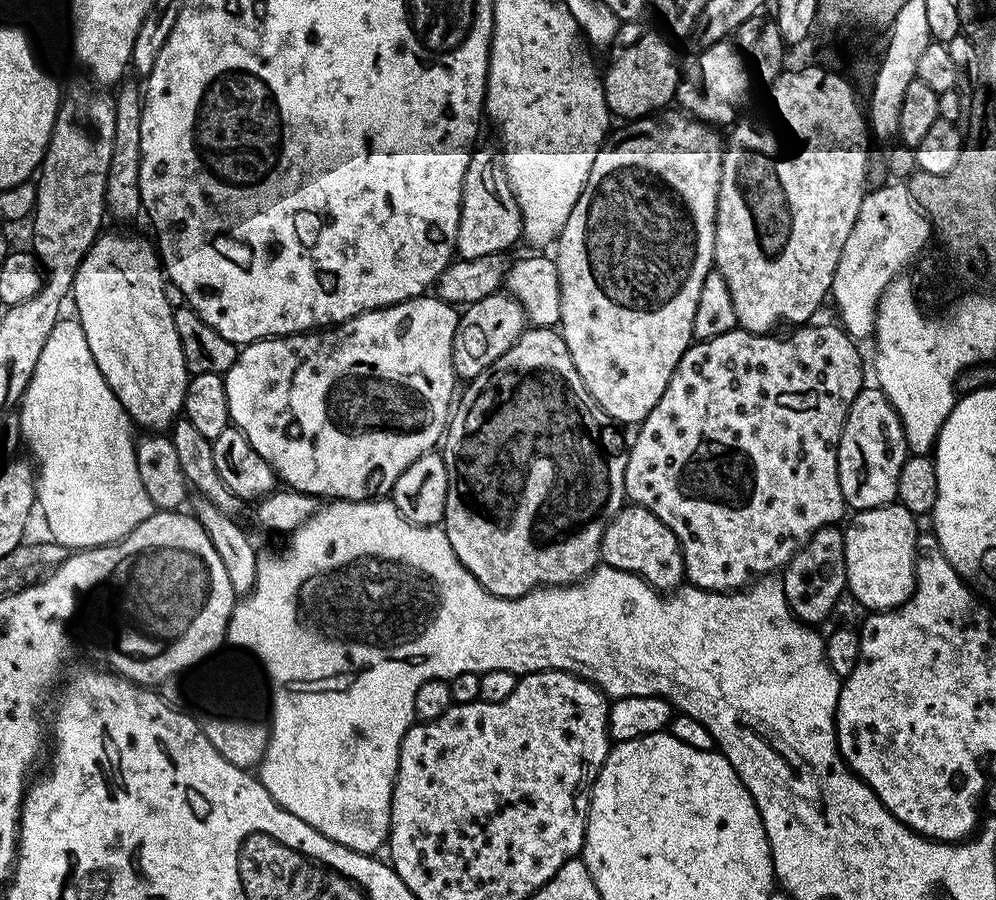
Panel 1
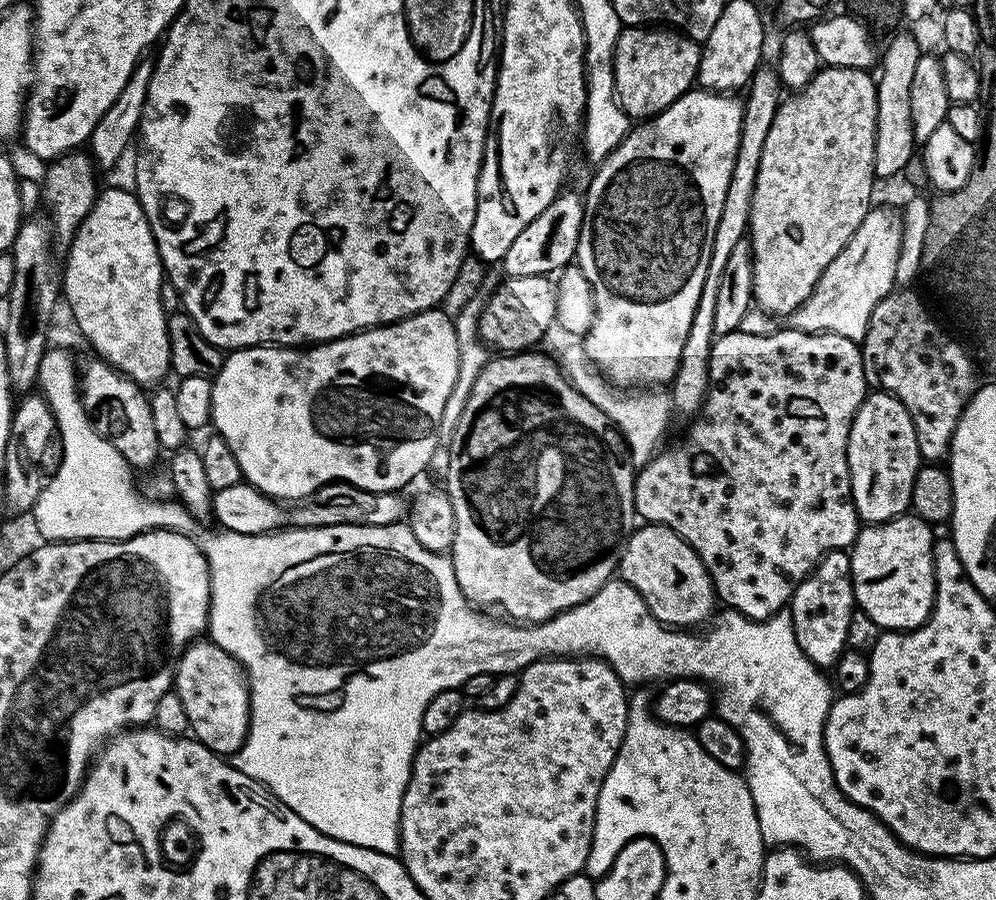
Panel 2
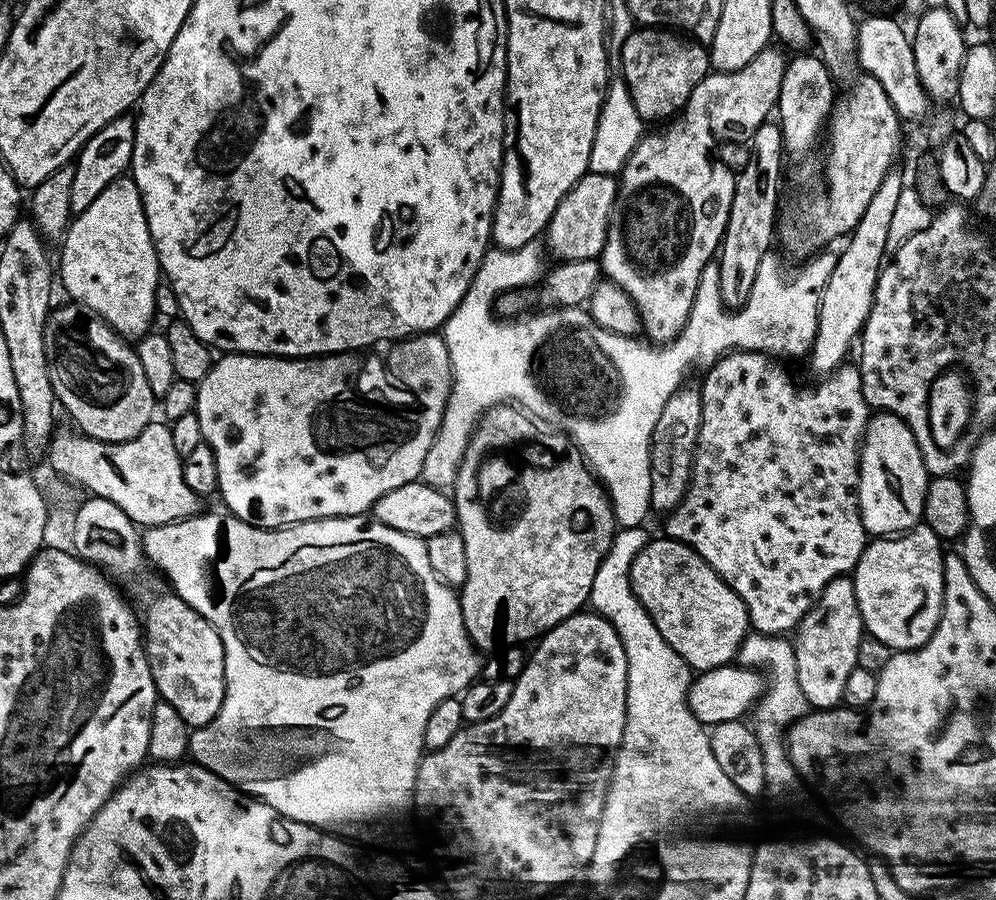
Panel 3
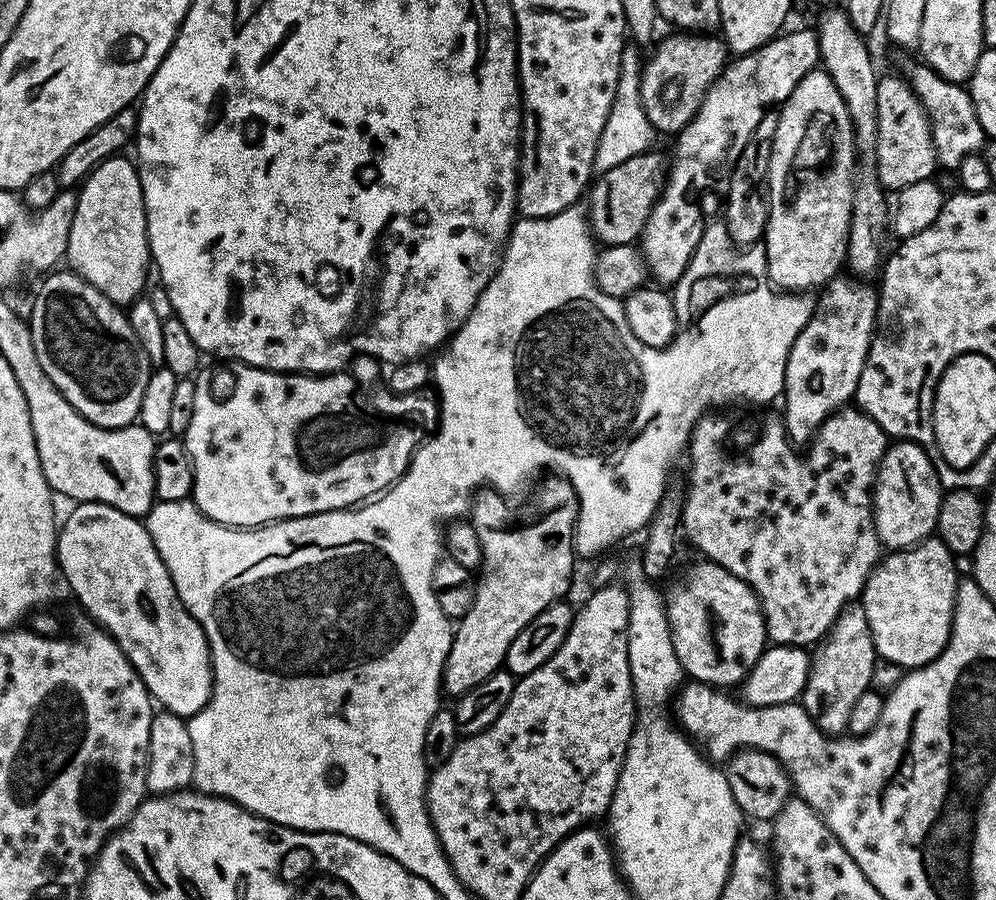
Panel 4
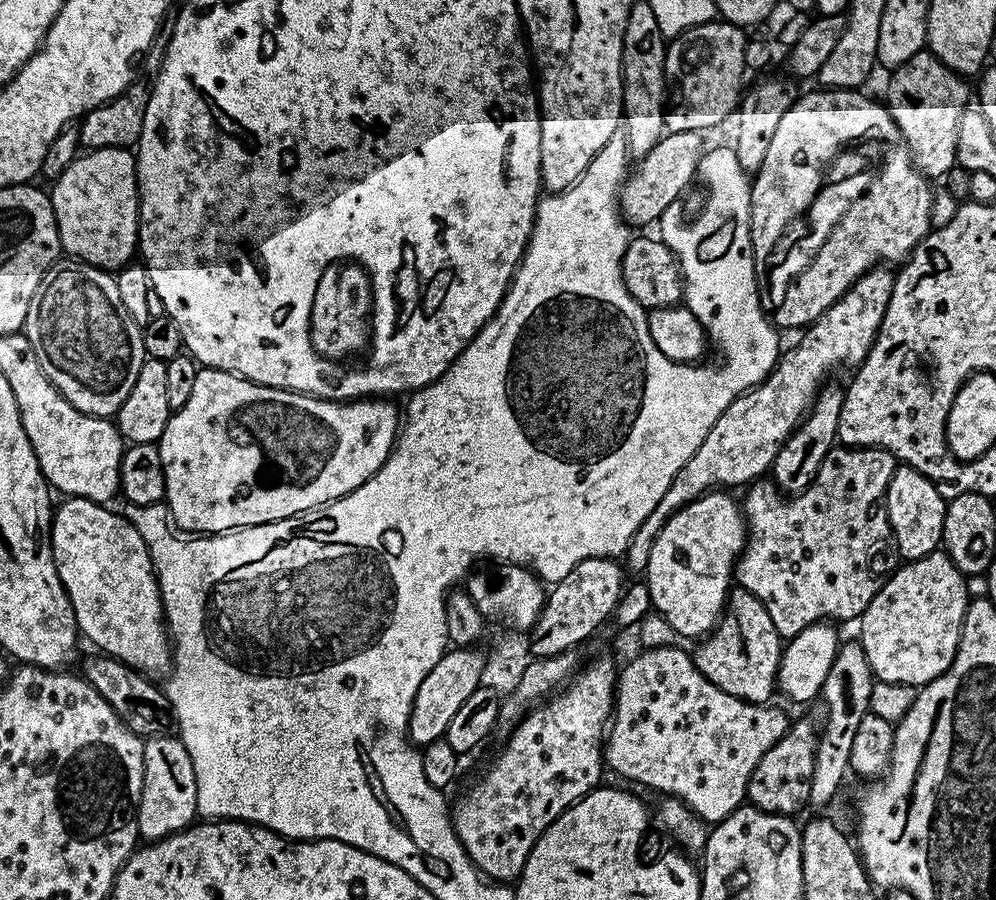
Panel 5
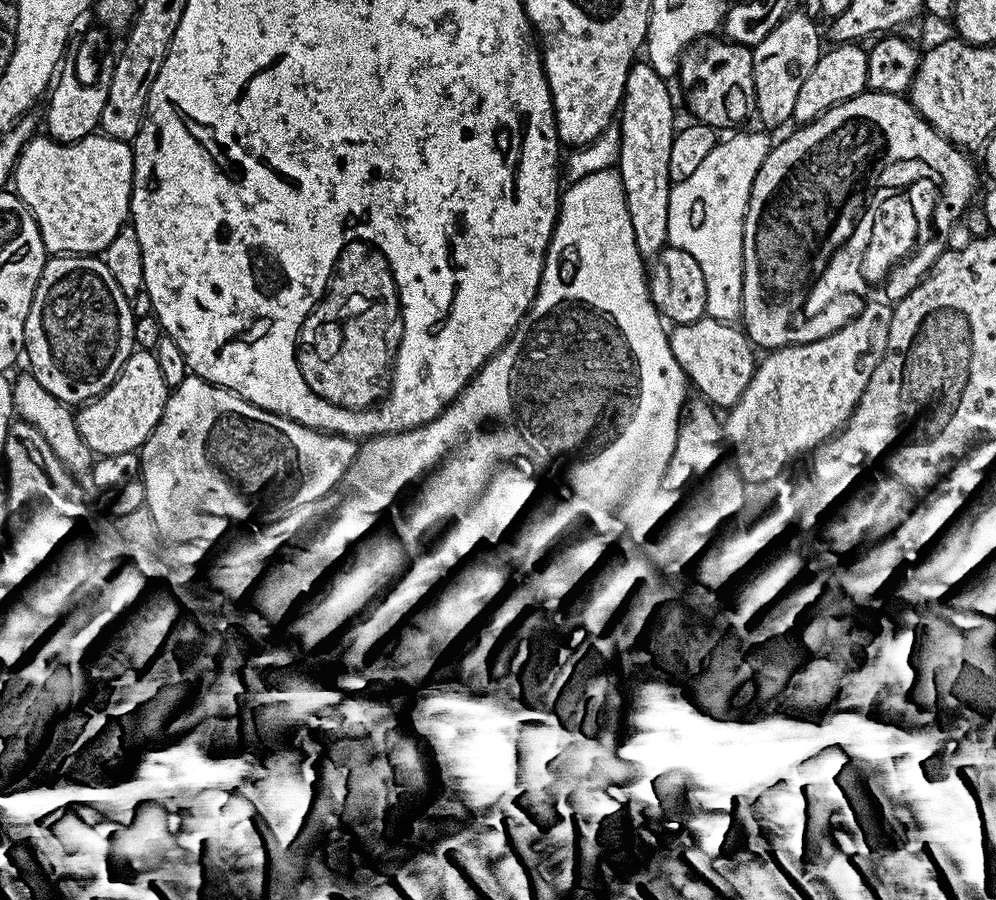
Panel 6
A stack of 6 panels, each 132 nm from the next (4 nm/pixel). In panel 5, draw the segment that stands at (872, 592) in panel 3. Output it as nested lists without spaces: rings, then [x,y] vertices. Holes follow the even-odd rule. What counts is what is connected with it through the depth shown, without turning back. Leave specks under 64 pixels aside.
[[[937,550],[917,560],[901,563],[892,577],[877,588],[874,602],[866,606],[863,616],[858,620],[858,639],[876,680],[923,686],[946,671],[950,662],[954,662],[960,641],[960,627],[968,609],[970,593],[967,583],[969,581],[964,573],[956,569],[947,552]]]

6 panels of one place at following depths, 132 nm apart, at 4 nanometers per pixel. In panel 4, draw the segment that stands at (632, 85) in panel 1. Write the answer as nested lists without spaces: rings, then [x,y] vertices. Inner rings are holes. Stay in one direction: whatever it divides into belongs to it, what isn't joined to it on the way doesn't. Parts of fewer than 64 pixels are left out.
[[[680,30],[651,49],[652,57],[643,61],[640,69],[642,108],[657,133],[679,134],[696,116],[710,86],[726,67],[730,53],[716,34],[693,34]],[[657,47],[657,48],[656,48]],[[656,48],[656,49],[655,49]],[[725,59],[725,60],[724,60]]]

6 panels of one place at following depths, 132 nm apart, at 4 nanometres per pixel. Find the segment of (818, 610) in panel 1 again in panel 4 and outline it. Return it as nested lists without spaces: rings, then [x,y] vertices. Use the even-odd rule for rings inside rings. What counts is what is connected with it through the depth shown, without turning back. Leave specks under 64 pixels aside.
[[[863,603],[847,604],[823,640],[811,649],[808,677],[802,693],[804,709],[825,736],[842,736],[848,732],[850,709],[862,693],[872,688],[872,671],[877,659]]]

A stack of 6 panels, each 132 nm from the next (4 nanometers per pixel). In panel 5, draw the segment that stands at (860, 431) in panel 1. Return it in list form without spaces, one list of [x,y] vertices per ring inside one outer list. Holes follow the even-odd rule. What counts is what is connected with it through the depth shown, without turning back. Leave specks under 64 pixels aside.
[[[897,466],[890,478],[884,501],[888,507],[888,524],[892,527],[892,539],[896,541],[897,553],[905,561],[917,560],[941,547],[946,501],[936,489],[935,480],[926,478],[913,468]]]

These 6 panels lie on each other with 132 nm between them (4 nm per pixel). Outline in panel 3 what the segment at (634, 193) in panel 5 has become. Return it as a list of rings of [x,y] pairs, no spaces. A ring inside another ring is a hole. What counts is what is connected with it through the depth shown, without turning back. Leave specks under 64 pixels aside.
[[[587,172],[578,183],[558,202],[546,229],[548,248],[557,261],[596,260],[608,237],[608,224],[612,220],[612,209],[616,207],[618,180],[615,175],[607,176]]]

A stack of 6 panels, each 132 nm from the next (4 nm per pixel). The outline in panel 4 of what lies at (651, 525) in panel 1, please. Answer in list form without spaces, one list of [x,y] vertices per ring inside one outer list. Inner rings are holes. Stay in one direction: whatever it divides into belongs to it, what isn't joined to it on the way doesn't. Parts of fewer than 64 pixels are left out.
[[[707,558],[697,559],[697,564],[692,564],[672,585],[669,586],[668,592],[666,588],[666,607],[668,609],[668,625],[670,626],[670,634],[674,642],[674,654],[678,654],[678,662],[684,667],[685,673],[693,681],[702,684],[711,684],[717,690],[731,689],[731,684],[739,685],[744,677],[748,675],[749,670],[756,665],[758,658],[765,650],[769,643],[768,631],[764,625],[764,615],[760,609],[760,599],[754,594],[754,590],[746,582],[742,582],[742,578],[738,578],[734,574],[730,574],[730,570],[726,570],[721,564],[713,564]]]

